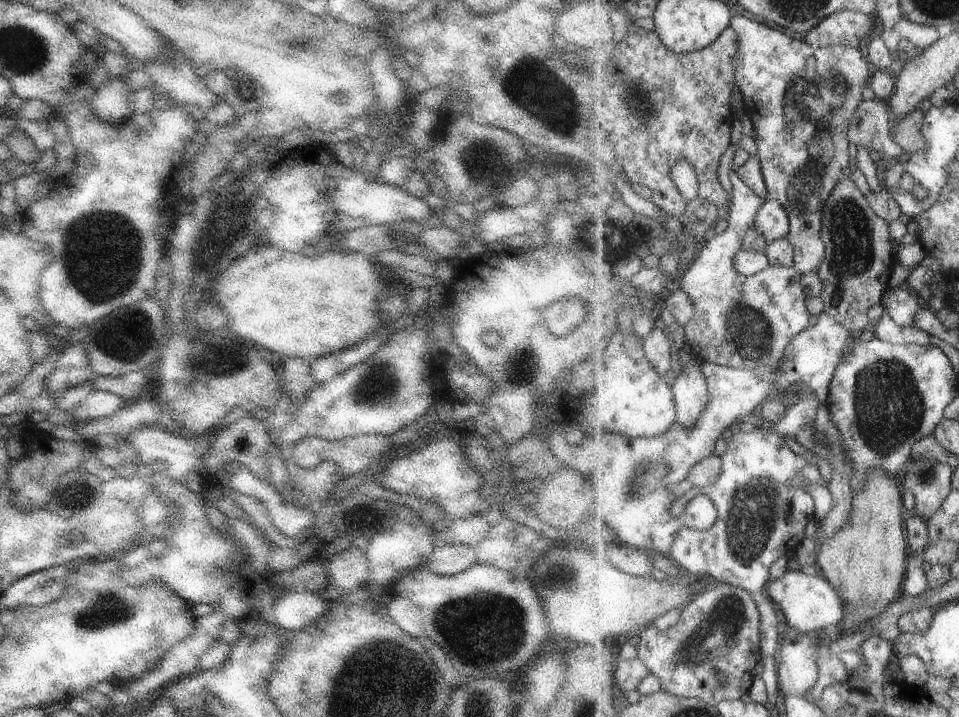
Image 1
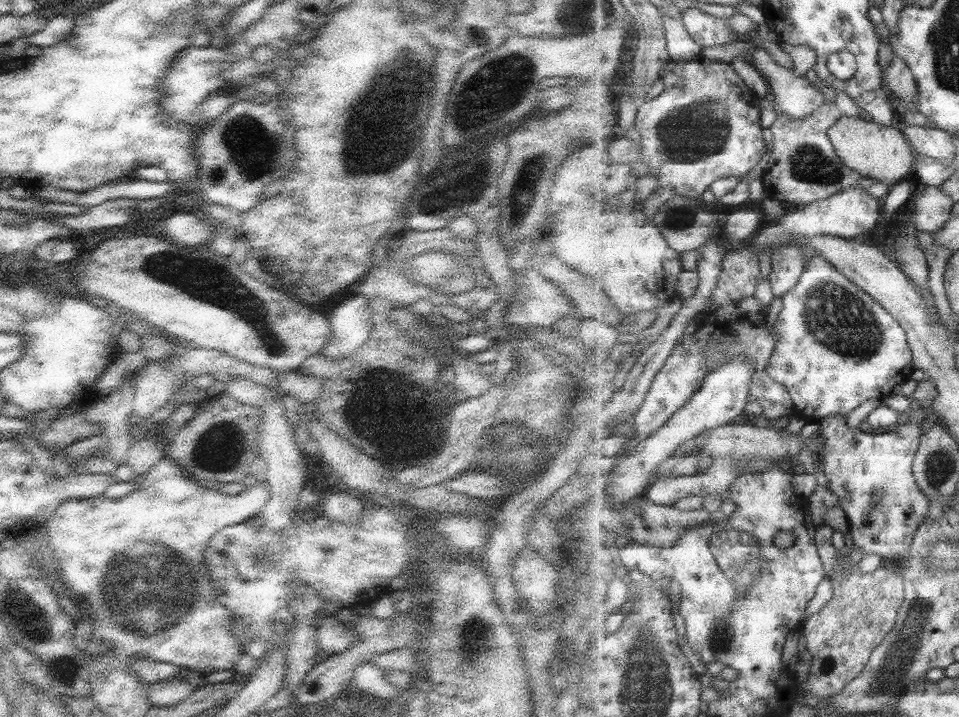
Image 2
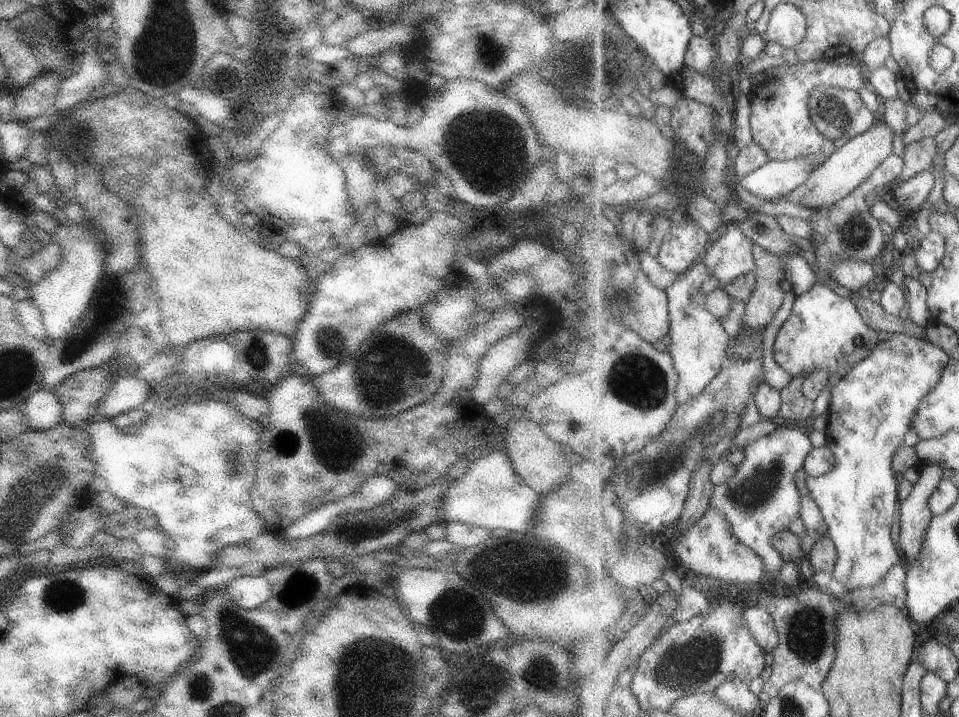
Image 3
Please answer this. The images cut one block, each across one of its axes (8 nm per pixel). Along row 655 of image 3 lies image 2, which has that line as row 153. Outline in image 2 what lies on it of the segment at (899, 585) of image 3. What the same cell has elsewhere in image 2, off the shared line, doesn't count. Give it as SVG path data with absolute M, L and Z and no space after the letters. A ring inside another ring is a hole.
M824 104L804 119L779 113L771 126L774 131L771 165L762 175L767 197L804 208L812 202L826 200L854 186L866 187L879 200L884 201L890 195L892 186L864 176L841 162L829 132L842 117L843 112L834 104Z

